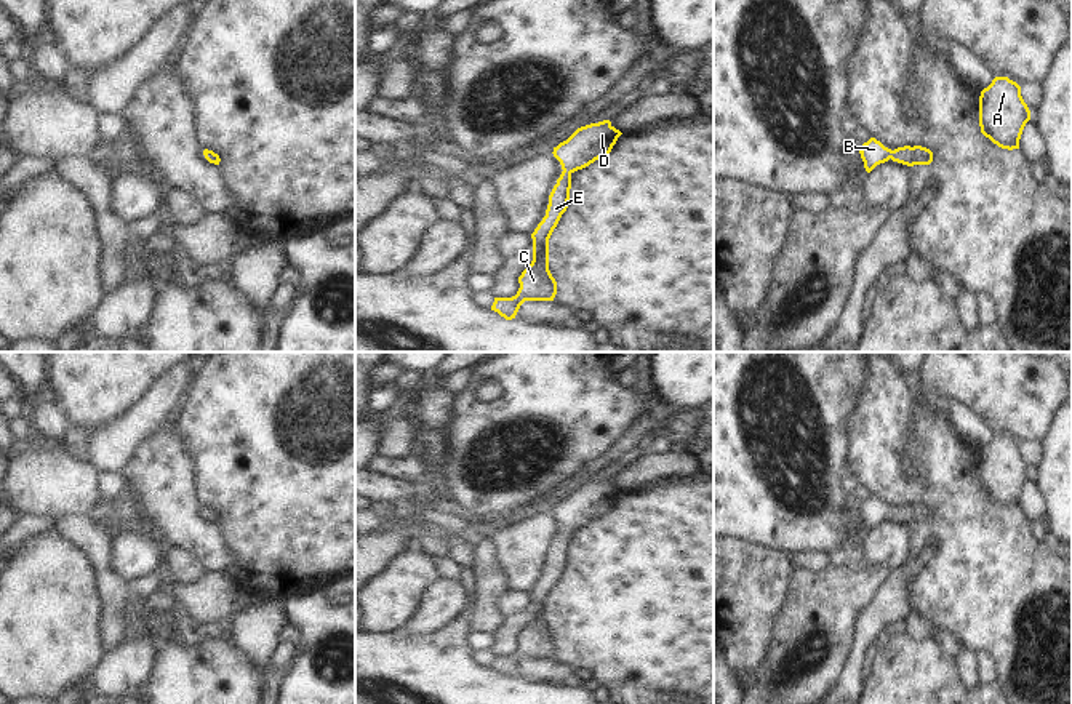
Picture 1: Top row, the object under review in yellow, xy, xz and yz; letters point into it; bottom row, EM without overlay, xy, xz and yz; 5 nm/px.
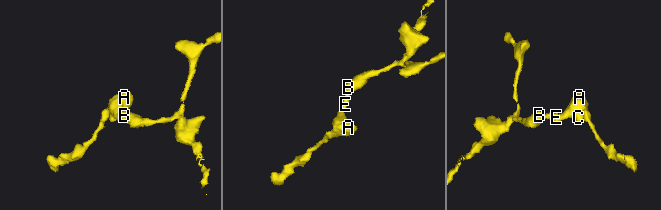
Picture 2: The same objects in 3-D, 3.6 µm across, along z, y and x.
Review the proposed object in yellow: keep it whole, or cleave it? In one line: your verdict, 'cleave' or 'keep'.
keep

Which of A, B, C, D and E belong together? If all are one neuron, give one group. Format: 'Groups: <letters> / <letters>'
Groups: A B C D E

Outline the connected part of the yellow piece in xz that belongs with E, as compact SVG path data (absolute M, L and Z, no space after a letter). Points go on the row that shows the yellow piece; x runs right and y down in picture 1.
M603 120L578 128L566 141L554 147L552 154L563 171L549 195L546 216L531 234L533 261L518 277L517 294L494 298L491 310L512 320L525 301L554 301L557 282L549 270L549 238L568 208L571 174L610 154L621 134L610 120Z

